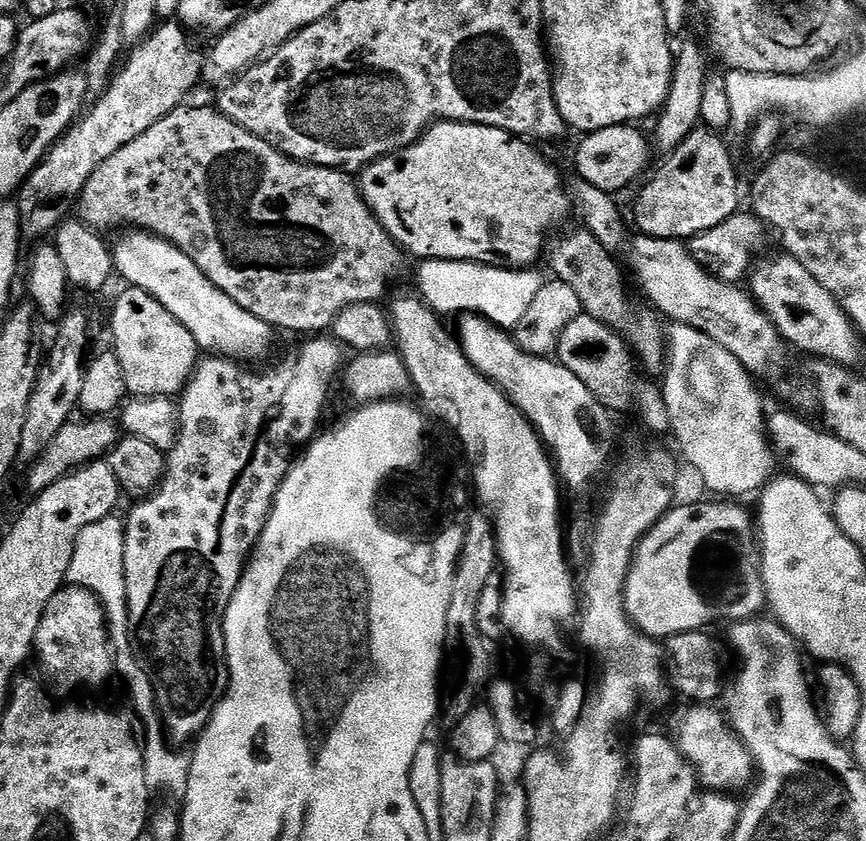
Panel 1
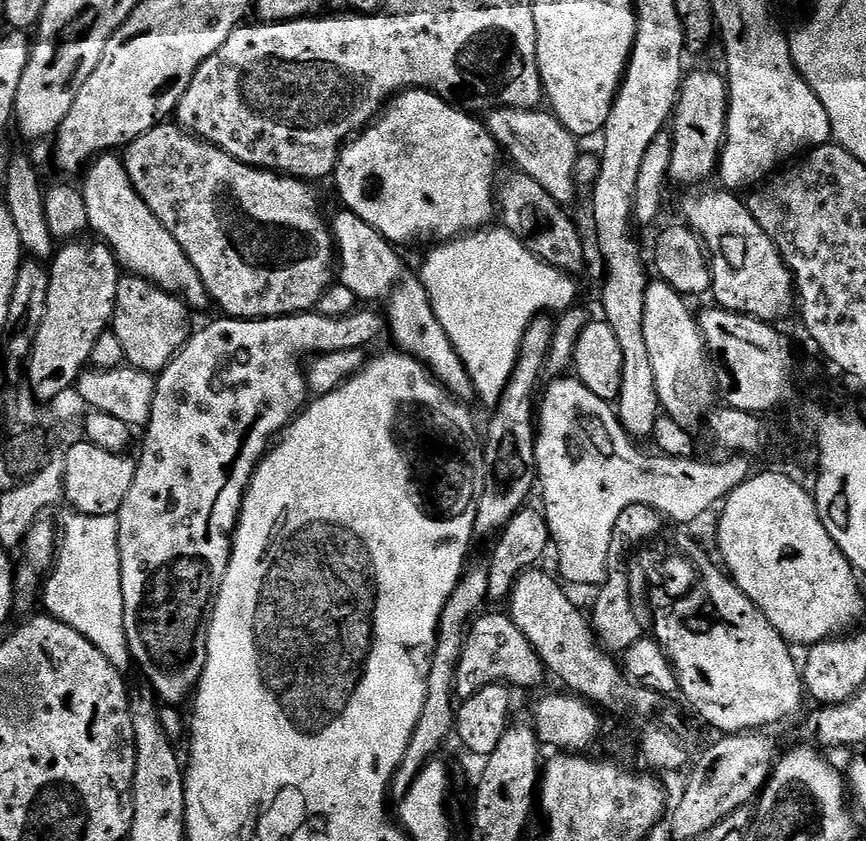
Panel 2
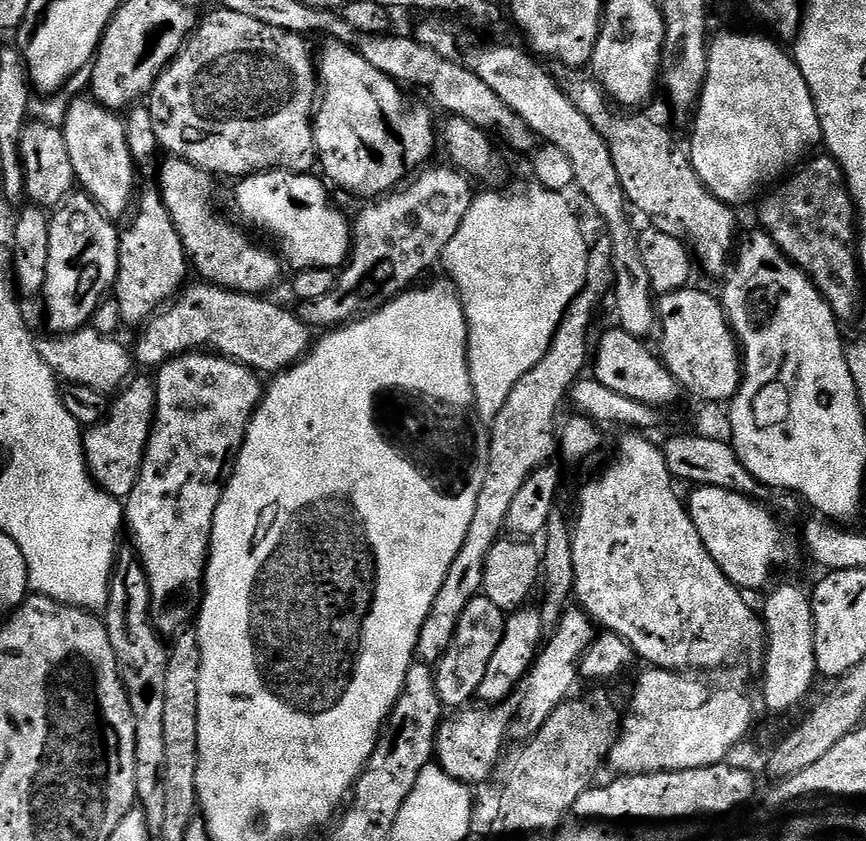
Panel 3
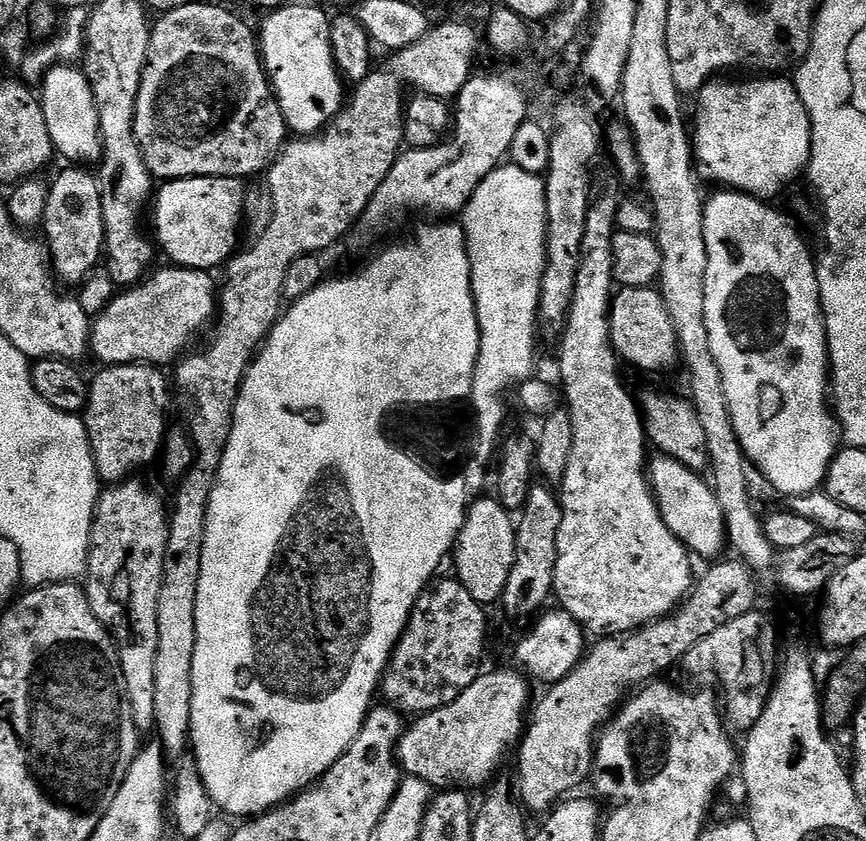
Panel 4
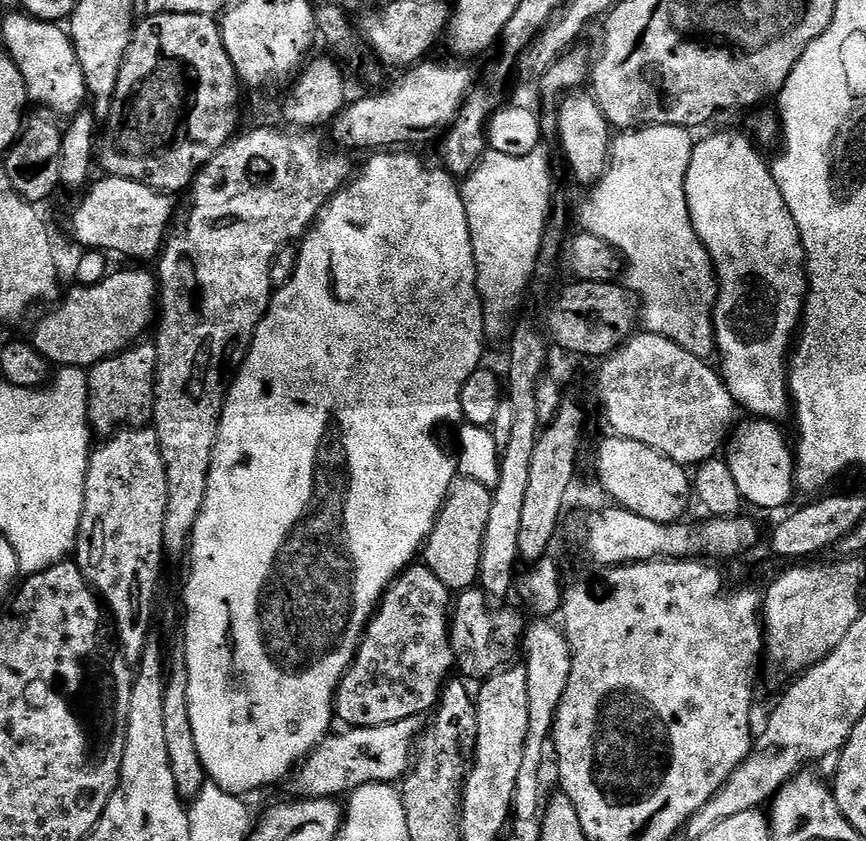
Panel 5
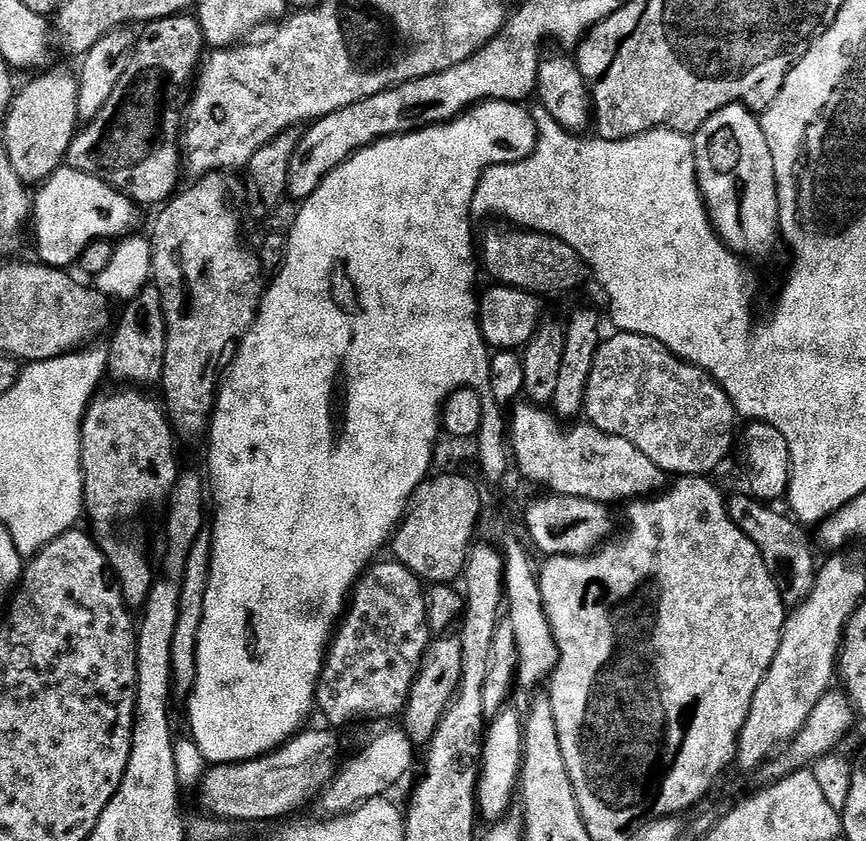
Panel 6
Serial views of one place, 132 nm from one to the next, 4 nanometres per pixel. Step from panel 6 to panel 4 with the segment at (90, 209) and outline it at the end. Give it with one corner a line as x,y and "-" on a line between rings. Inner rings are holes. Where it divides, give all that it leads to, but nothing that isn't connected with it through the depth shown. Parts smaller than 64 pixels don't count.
195,176
194,178
182,178
181,180
170,180
161,183
154,192
154,203
150,208
150,228
154,233
155,243
158,245
159,251
169,256
171,263
178,268
200,268
207,270
216,270
216,267
227,265
228,261
236,255
240,240
240,215
244,212
244,188
239,179
230,176

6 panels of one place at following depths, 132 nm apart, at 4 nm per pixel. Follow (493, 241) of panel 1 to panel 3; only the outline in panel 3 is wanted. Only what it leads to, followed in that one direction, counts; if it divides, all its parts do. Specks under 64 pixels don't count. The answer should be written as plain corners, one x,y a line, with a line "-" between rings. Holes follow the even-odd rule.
329,39
327,43
318,52
318,80
322,85
322,95
312,122
319,167
324,167
323,175
333,185
336,183
356,196
376,198
391,193
399,189
413,173
423,169
429,163
427,160
431,158
432,151
436,146
438,148
437,133
432,133
432,112
424,104
407,104
400,93
401,85
382,74
382,70
374,70
374,66
370,66
370,62
366,62
366,58
362,58
353,45
334,39

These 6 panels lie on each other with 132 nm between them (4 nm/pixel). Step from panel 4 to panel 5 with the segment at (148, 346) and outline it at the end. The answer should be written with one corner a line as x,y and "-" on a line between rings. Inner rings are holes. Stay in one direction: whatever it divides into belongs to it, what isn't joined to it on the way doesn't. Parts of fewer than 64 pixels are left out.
132,267
136,268
109,271
107,278
97,284
72,286
69,292
67,289
59,303
37,322
30,336
33,347
53,365
91,370
98,362
141,343
148,327
150,332
157,323
160,286
157,277
144,269
147,267

